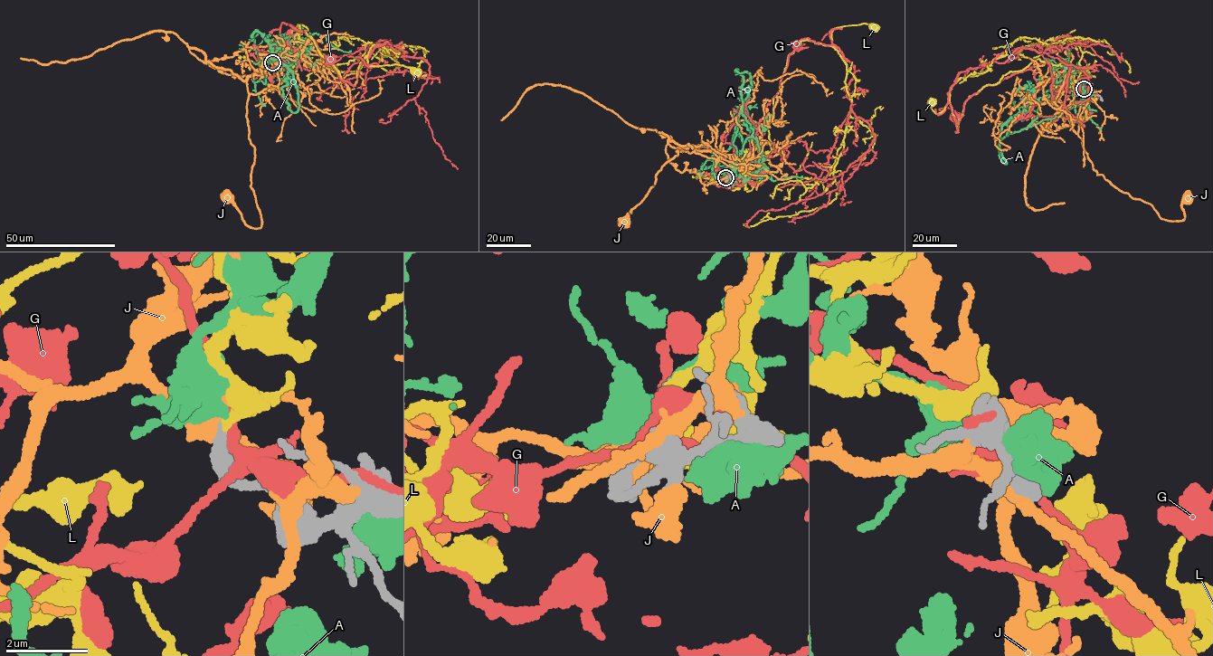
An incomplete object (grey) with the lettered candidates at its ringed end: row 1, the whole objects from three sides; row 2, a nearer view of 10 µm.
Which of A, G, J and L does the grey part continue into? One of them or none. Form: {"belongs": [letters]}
{"belongs": ["L"]}

